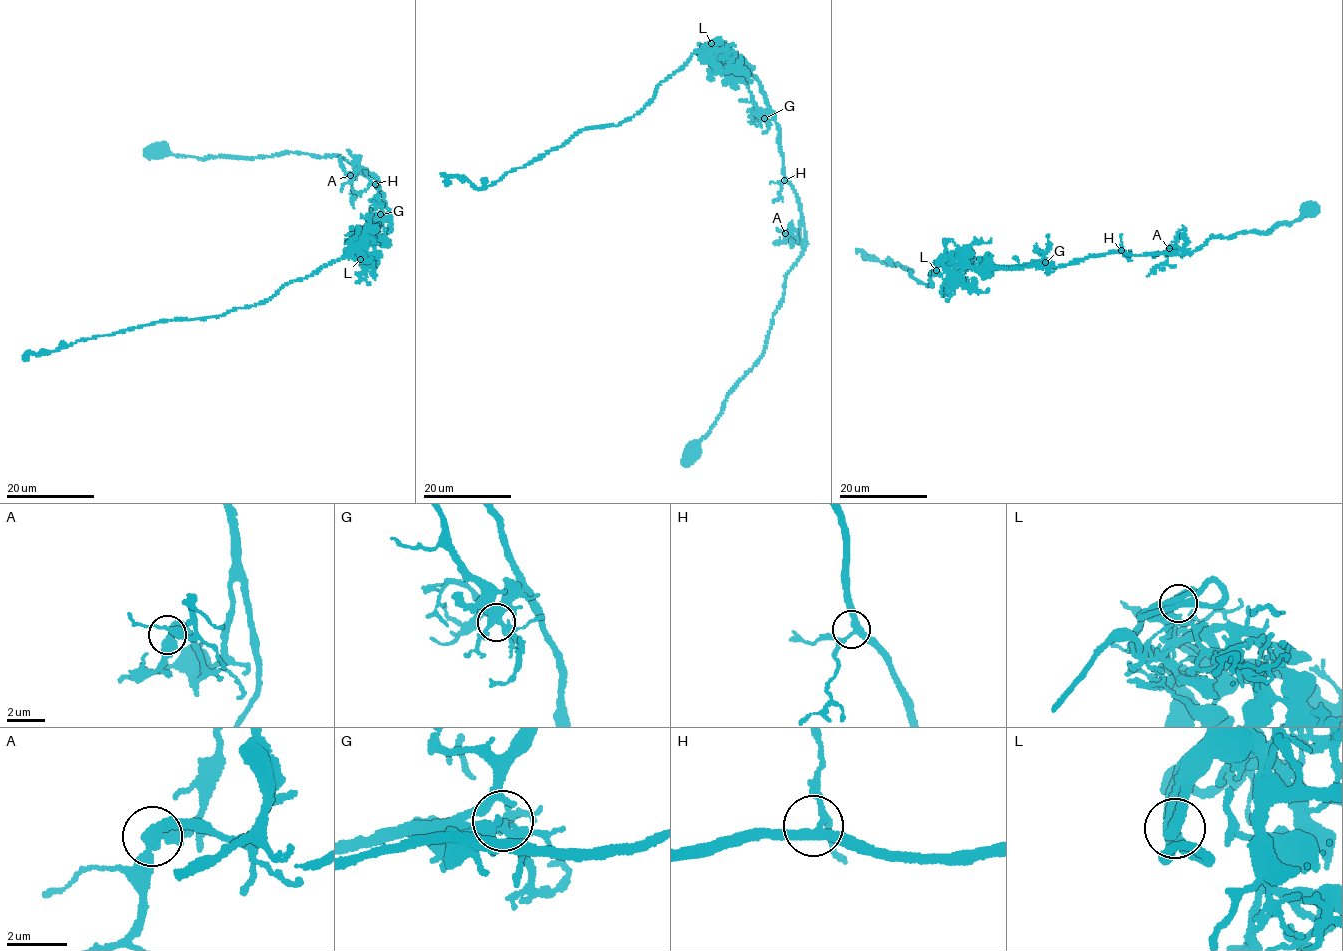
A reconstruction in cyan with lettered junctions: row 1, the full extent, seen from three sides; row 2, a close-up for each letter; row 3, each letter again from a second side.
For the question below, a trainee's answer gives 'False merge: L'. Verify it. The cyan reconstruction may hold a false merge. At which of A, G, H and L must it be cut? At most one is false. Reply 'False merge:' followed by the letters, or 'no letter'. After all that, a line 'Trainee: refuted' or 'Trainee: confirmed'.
False merge: no letter
Trainee: refuted

